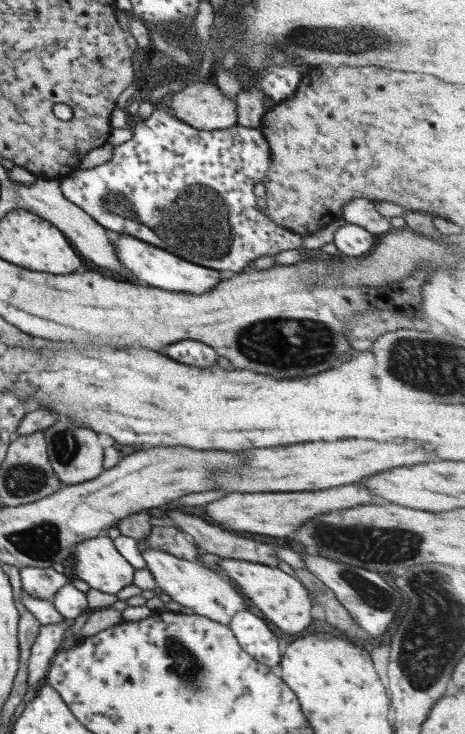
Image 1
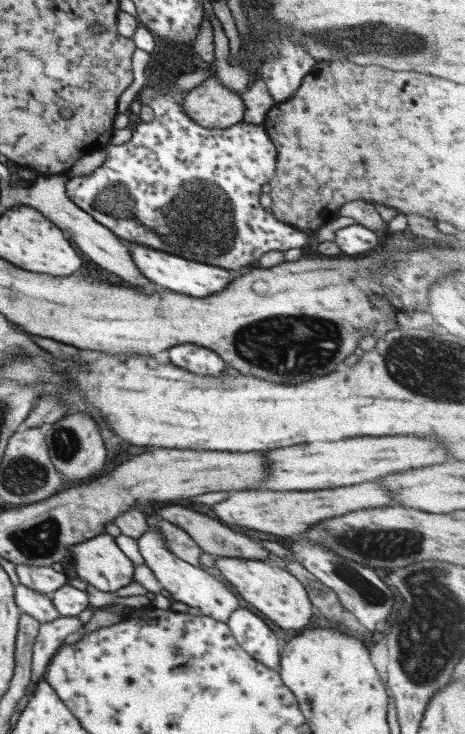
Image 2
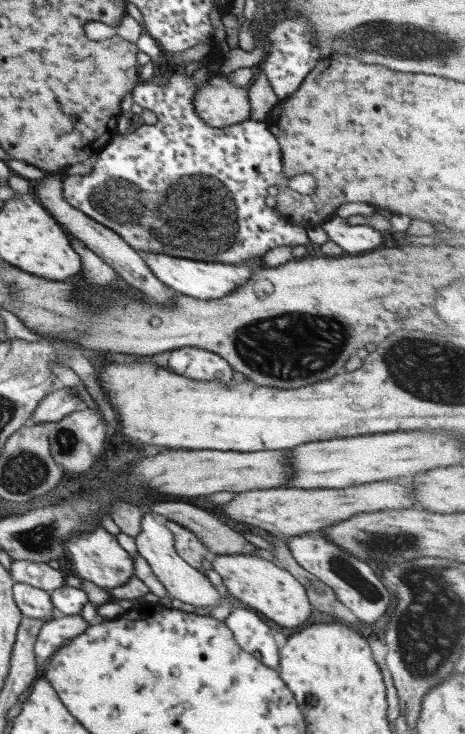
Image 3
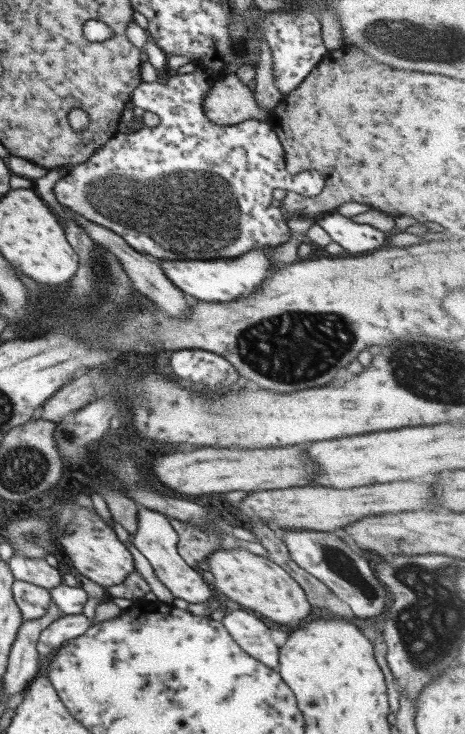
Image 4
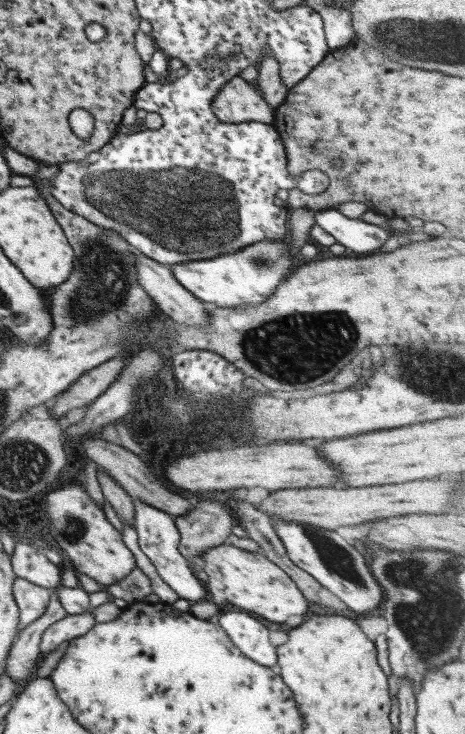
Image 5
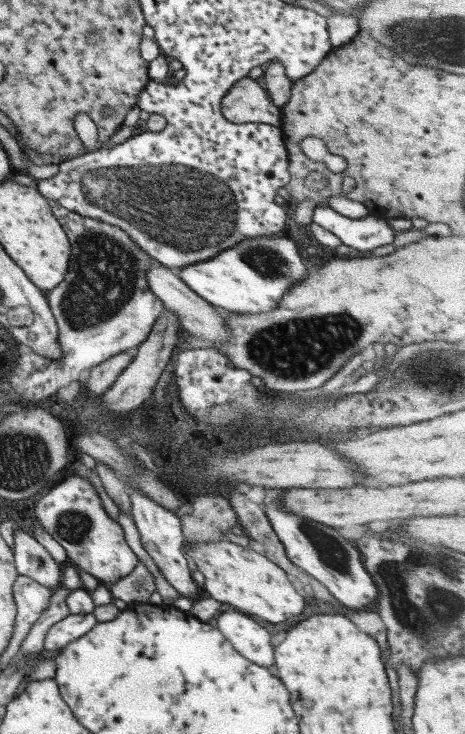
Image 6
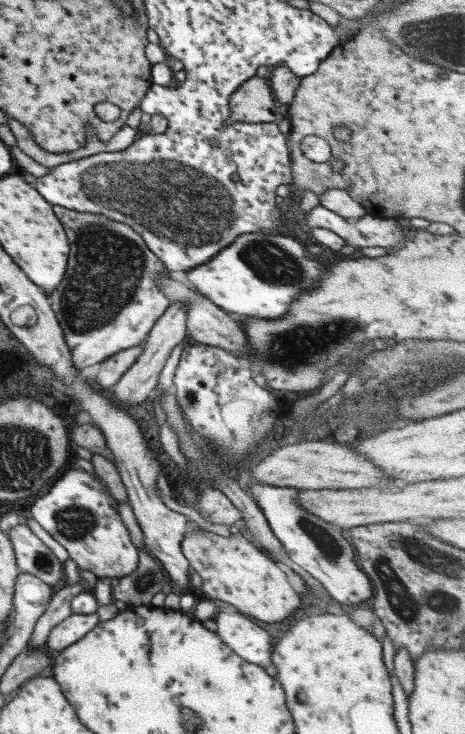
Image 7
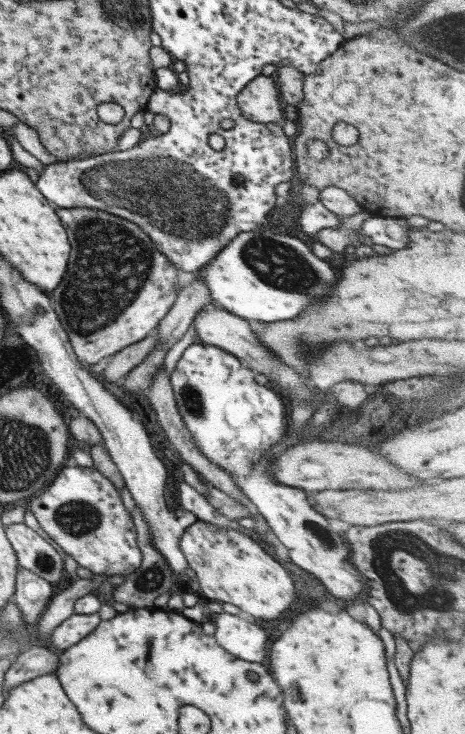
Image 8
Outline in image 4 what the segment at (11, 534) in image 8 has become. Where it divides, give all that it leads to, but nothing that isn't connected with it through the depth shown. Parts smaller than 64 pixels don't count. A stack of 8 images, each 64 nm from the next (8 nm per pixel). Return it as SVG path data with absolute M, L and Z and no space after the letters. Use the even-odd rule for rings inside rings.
M14 554L8 565L15 580L23 580L49 591L63 584L62 573L43 558L26 558L22 554Z

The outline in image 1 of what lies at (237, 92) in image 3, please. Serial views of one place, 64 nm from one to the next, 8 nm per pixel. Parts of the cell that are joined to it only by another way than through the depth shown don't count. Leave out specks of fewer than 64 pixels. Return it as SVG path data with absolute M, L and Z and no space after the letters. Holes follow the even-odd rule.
M212 78L190 82L182 91L171 94L167 98L170 100L168 101L170 114L174 118L203 131L227 129L236 125L236 121L238 121L235 98L230 99L224 96Z

